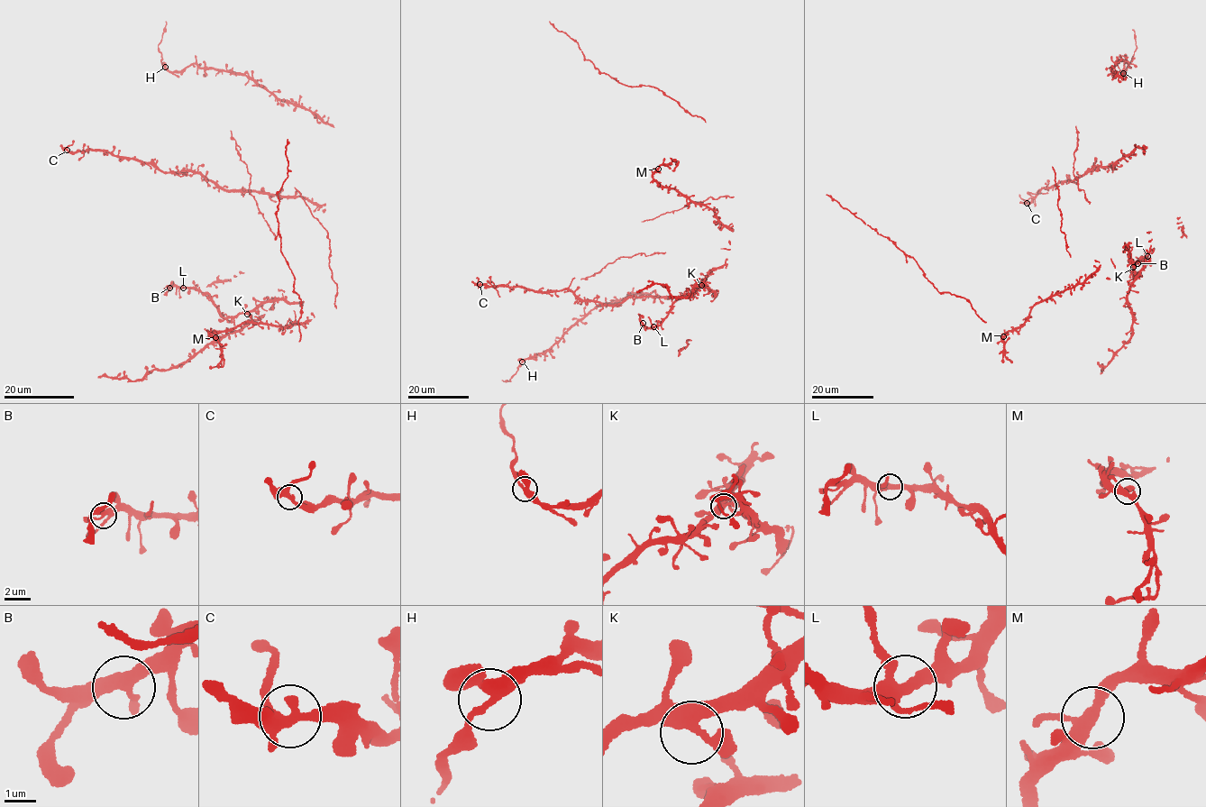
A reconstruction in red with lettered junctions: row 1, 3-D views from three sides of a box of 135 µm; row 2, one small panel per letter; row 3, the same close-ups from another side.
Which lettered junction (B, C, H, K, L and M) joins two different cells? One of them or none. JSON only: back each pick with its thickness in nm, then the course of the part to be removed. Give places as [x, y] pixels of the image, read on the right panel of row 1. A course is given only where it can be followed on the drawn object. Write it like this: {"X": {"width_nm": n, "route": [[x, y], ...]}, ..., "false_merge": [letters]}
{"H": {"width_nm": 320, "route": [[1123, 73], [1137, 48], [1132, 29]]}, "false_merge": ["H"]}

